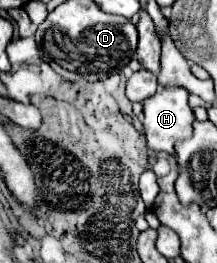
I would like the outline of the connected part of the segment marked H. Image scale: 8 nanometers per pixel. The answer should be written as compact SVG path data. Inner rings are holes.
M159 86L157 92L143 102L143 126L147 146L153 152L163 150L175 154L173 144L191 136L195 116L187 104L187 96L187 90L181 86Z

